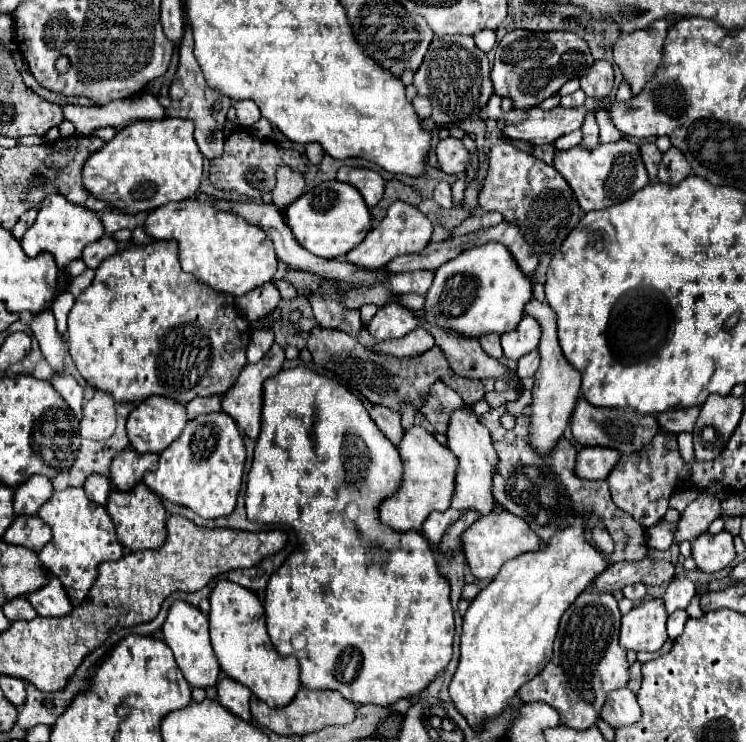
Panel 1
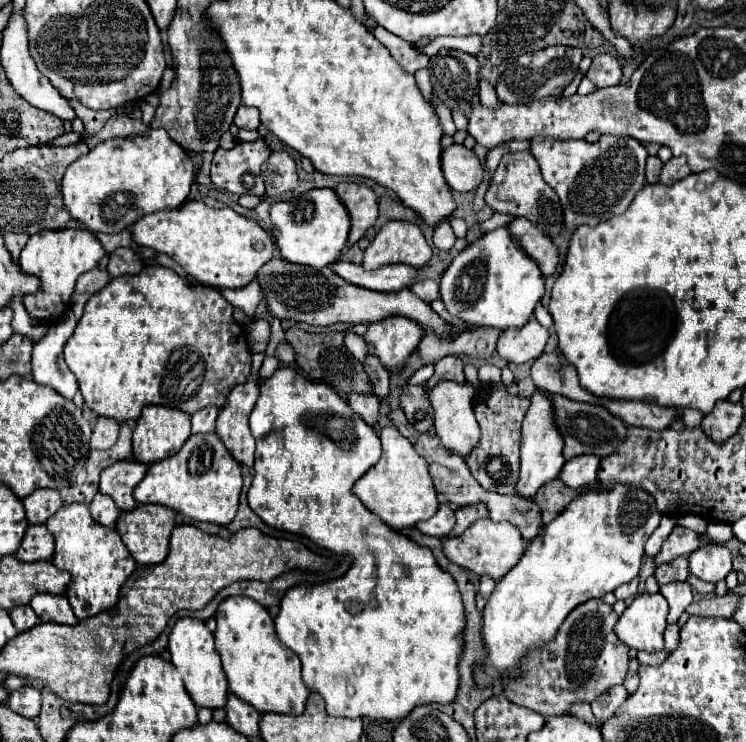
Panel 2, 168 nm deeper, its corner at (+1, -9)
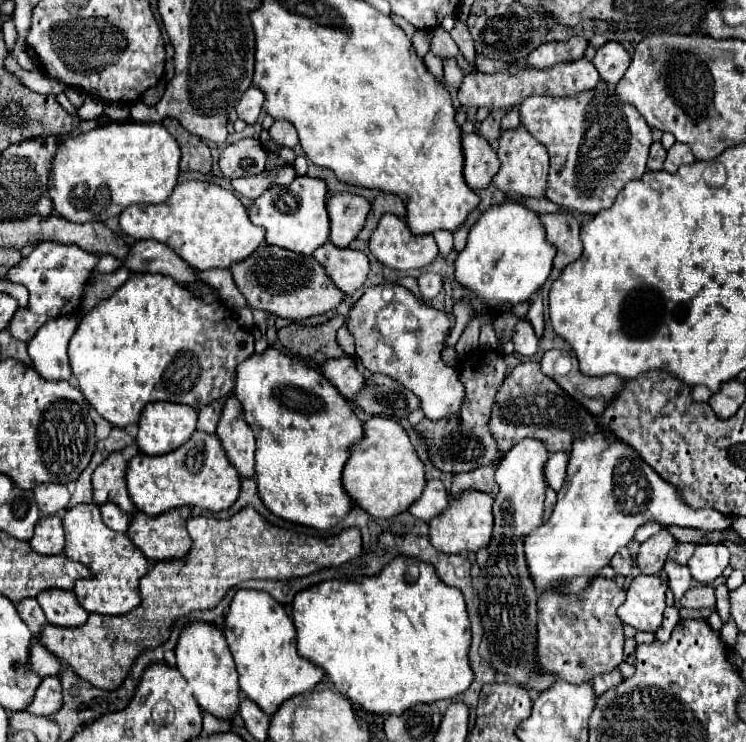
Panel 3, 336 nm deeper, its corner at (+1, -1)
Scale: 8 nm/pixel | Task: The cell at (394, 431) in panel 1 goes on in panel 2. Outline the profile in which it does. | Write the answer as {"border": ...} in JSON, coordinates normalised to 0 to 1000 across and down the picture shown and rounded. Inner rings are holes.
{"border":[[[469,530],[466,543],[493,573],[507,578],[504,567],[507,567],[507,559],[509,559],[509,540],[501,532],[496,532],[496,530],[491,530],[491,532],[488,530]]]}

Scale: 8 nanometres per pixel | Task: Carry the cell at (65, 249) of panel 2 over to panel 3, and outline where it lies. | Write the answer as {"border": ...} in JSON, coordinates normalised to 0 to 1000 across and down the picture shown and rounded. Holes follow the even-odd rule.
{"border":[[[70,325],[46,330],[43,341],[11,365],[11,376],[16,381],[32,384],[40,395],[38,414],[24,416],[13,433],[13,449],[21,457],[38,460],[64,430],[105,419],[110,389],[121,376],[121,368],[129,360],[131,349],[134,346],[123,346],[123,341],[113,341],[113,336],[107,336],[105,330],[75,330]]]}

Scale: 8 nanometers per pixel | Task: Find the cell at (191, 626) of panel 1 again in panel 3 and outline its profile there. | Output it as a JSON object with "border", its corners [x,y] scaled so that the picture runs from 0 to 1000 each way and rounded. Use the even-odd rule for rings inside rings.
{"border":[[[273,837],[252,840],[241,850],[233,880],[236,880],[236,899],[255,920],[265,950],[290,966],[311,969],[311,964],[319,958],[322,926],[319,926],[316,896],[314,896],[314,888],[308,883],[308,875],[298,850]]]}

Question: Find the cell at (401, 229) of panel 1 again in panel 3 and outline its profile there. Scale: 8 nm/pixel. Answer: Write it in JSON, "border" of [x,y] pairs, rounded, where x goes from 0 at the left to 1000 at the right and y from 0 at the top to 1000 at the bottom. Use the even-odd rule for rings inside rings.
{"border":[[[515,290],[493,327],[509,354],[539,365],[568,363],[587,344],[579,317],[555,317],[544,298],[531,290]]]}

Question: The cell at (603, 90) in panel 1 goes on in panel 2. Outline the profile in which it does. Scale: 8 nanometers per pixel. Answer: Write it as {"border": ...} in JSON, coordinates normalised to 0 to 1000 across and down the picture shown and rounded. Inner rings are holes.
{"border":[[[815,71],[799,74],[786,104],[794,106],[804,120],[820,117],[820,115],[828,115],[834,106],[834,88],[823,74],[815,74]]]}

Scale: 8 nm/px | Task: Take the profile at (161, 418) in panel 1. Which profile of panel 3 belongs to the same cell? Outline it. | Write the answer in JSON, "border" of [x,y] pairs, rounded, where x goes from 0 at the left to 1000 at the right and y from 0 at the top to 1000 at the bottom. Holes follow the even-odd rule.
{"border":[[[198,543],[185,567],[182,597],[196,613],[220,613],[247,600],[263,578],[263,551],[241,543]]]}

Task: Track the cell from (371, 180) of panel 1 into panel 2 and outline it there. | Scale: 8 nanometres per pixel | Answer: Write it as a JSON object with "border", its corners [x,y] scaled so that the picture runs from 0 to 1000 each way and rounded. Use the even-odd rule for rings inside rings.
{"border":[[[456,247],[450,252],[450,263],[466,282],[469,292],[469,314],[466,314],[466,333],[472,333],[488,311],[501,303],[507,292],[507,268],[499,255],[480,247]]]}

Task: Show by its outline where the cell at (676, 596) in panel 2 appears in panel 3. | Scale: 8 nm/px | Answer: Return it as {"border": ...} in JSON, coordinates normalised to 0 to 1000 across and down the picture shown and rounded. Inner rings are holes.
{"border":[[[893,756],[890,761],[895,780],[898,780],[898,794],[903,799],[903,815],[912,818],[912,807],[917,805],[917,799],[925,794],[928,786],[928,775],[922,770],[920,761],[909,761],[906,756]]]}

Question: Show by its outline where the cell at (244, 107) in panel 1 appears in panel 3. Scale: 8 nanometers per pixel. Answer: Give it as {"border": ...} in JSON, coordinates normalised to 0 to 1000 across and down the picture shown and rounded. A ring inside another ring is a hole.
{"border":[[[335,117],[335,120],[324,128],[324,133],[322,133],[319,144],[316,144],[319,160],[324,160],[324,163],[330,163],[330,166],[343,166],[346,158],[349,158],[349,150],[351,150],[351,139],[354,139],[351,123],[343,120],[343,117]]]}

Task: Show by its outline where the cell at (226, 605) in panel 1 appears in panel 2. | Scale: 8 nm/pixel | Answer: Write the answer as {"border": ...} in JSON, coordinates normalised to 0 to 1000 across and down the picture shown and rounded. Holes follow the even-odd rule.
{"border":[[[306,805],[292,818],[290,840],[290,875],[298,885],[308,931],[349,961],[408,961],[416,929],[405,918],[397,880],[373,864],[359,821],[335,805]]]}

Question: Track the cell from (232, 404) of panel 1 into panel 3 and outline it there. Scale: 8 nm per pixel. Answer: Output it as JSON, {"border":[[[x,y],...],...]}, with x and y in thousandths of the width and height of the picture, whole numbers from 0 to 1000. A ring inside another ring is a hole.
{"border":[[[308,532],[300,543],[290,586],[316,635],[324,643],[340,643],[340,584],[332,567],[327,567],[327,551],[314,532]]]}

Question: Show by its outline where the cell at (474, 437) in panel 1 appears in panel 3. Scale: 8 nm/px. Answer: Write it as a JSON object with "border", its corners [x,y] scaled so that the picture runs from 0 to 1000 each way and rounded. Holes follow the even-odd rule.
{"border":[[[509,384],[493,389],[469,416],[464,441],[477,460],[477,481],[499,503],[512,503],[544,519],[566,543],[574,565],[587,567],[611,559],[622,543],[622,519],[611,495],[601,495],[592,484],[592,462],[603,443],[598,422],[558,403],[536,384]]]}

